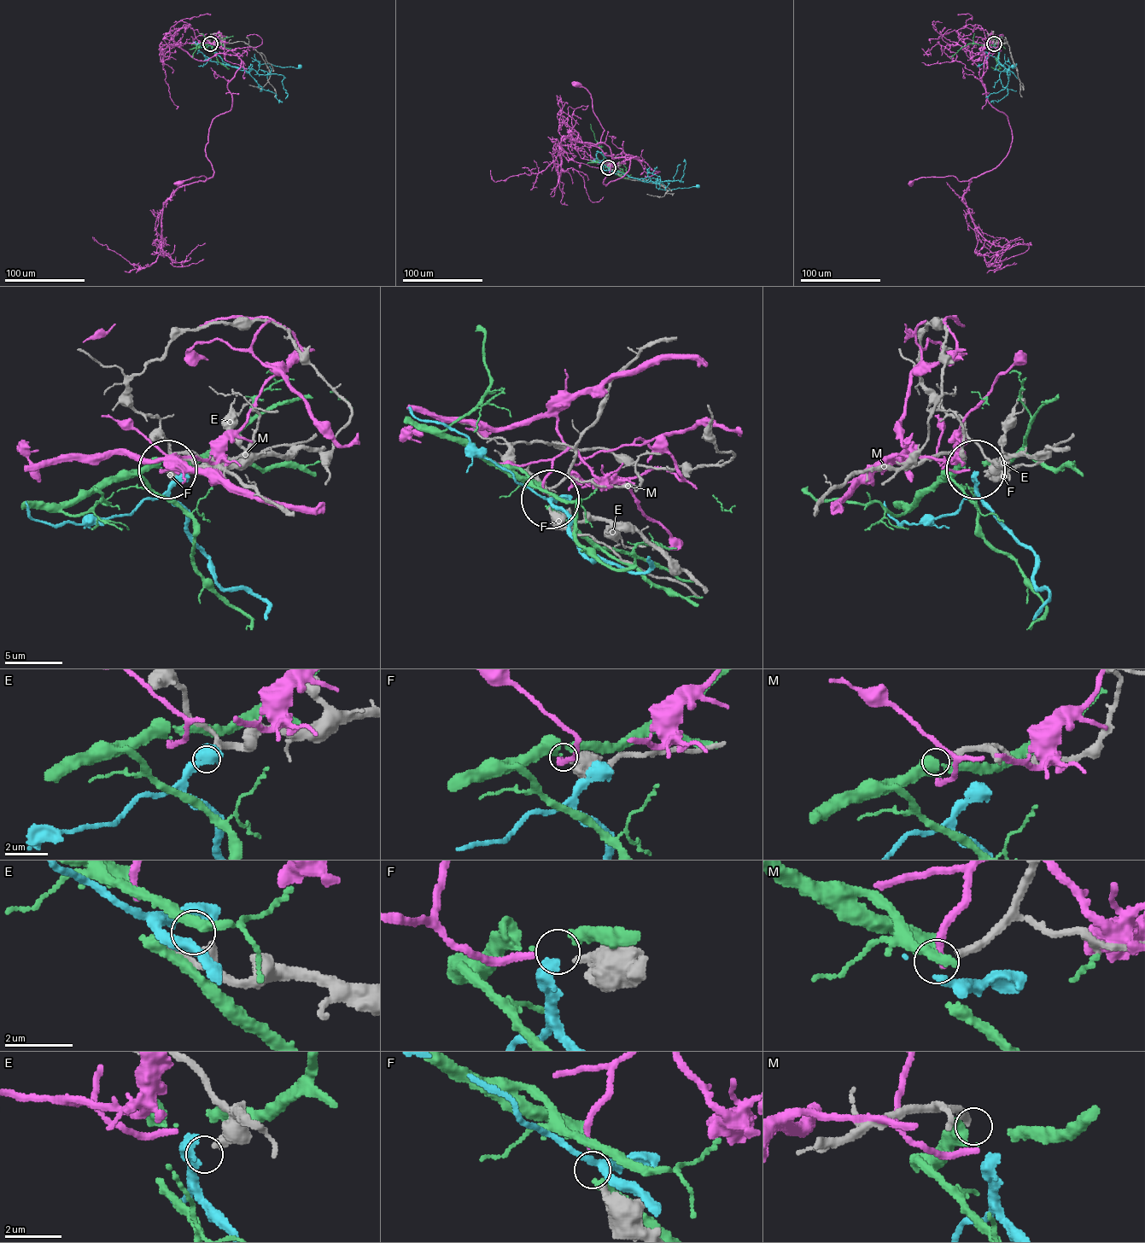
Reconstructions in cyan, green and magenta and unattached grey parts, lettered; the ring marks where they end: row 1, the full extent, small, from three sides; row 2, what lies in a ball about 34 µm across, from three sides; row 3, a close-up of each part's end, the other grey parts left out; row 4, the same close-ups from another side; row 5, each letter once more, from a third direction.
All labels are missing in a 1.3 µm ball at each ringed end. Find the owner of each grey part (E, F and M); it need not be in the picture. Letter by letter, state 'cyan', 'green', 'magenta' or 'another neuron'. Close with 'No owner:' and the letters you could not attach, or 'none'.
E: cyan
F: magenta
M: green
No owner: none

